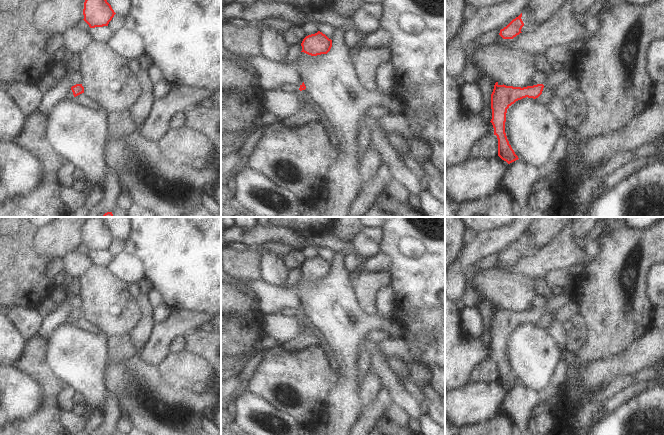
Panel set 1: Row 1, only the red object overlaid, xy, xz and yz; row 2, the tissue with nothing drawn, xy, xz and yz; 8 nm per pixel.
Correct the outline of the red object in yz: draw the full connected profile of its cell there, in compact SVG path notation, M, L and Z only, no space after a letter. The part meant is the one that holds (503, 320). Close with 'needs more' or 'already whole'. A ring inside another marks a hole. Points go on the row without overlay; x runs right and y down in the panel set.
M495 307L491 318L491 347L494 352L494 359L498 363L498 380L508 388L518 384L518 380L512 373L505 357L505 346L507 333L516 325L523 322L538 322L543 315L544 309L537 308L527 311L513 311Z; already whole

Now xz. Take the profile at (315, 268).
M318 255L315 258L306 260L302 267L302 275L311 280L327 278L332 271L332 264L325 258Z; already whole

